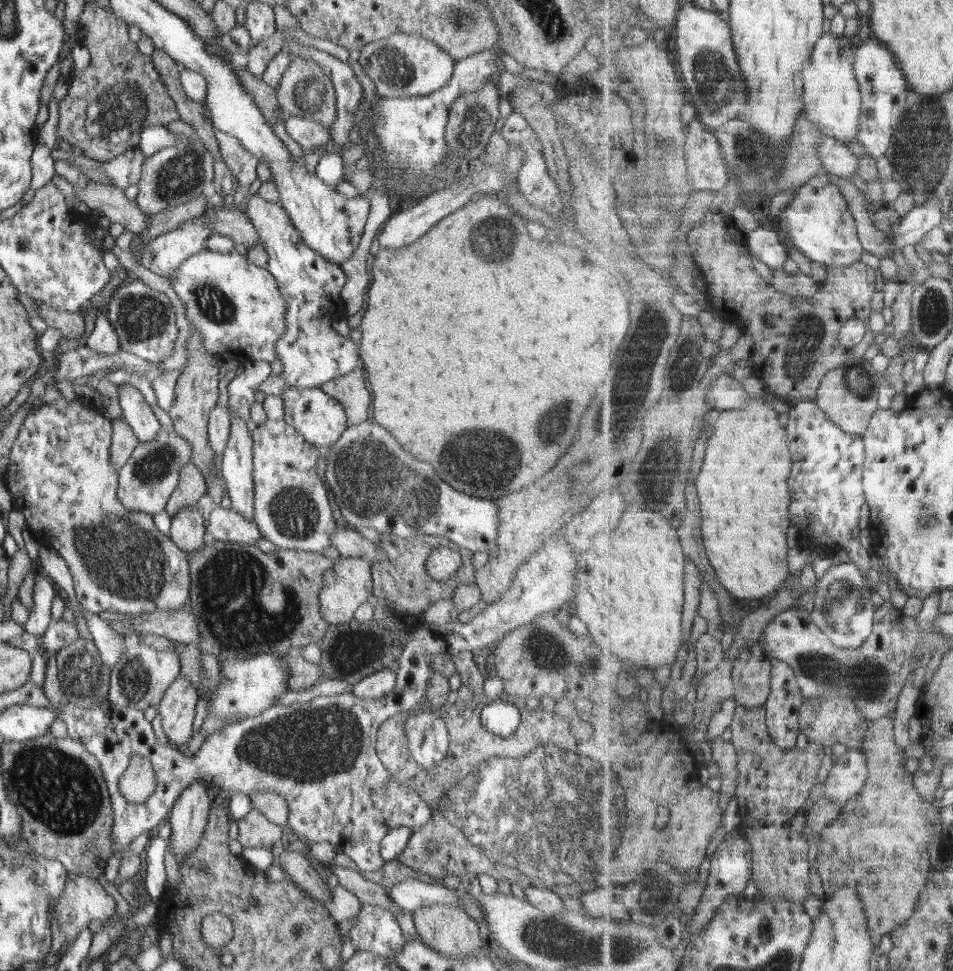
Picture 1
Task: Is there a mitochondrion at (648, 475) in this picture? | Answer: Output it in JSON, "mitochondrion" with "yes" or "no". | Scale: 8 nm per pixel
{"mitochondrion":"yes"}

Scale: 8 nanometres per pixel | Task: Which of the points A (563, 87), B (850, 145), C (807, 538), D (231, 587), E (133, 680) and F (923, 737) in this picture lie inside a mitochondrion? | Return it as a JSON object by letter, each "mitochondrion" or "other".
{"A":"other","B":"other","C":"other","D":"mitochondrion","E":"mitochondrion","F":"other"}

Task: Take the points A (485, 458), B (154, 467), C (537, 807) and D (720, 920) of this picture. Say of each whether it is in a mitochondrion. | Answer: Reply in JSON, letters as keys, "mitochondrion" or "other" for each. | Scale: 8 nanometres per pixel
{"A":"mitochondrion","B":"mitochondrion","C":"mitochondrion","D":"other"}

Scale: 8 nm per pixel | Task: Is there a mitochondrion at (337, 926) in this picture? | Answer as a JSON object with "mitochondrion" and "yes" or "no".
{"mitochondrion":"no"}

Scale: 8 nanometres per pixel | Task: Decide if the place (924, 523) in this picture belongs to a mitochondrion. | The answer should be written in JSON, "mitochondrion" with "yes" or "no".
{"mitochondrion":"yes"}

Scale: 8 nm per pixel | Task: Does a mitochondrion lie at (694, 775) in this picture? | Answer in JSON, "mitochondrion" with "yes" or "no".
{"mitochondrion":"no"}

